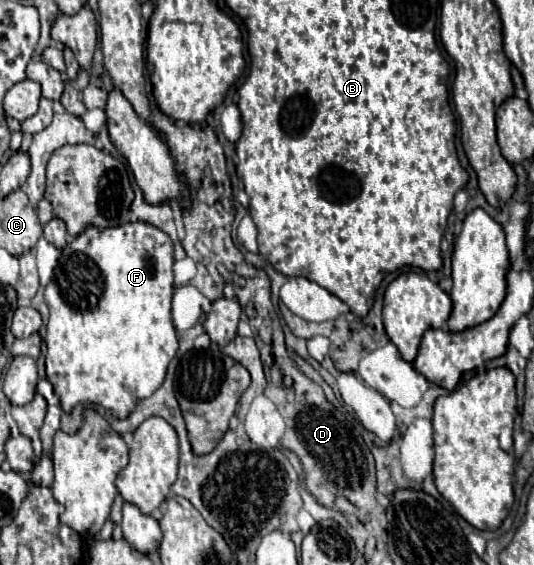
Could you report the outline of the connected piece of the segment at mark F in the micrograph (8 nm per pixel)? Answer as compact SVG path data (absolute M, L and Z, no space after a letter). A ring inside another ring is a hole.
M145 221L123 223L123 225L107 227L107 229L87 225L85 231L79 233L75 239L71 239L61 253L63 253L63 263L59 265L61 267L59 277L53 279L45 287L45 301L47 301L49 313L51 313L49 321L47 321L47 337L45 337L45 345L47 345L47 359L45 359L47 379L53 383L57 395L61 399L61 407L65 411L71 411L77 403L89 401L89 403L97 403L97 405L103 405L103 407L111 409L119 419L127 417L133 411L133 405L139 399L153 395L155 389L163 383L165 373L167 373L167 365L175 357L177 347L179 347L177 331L175 331L175 325L173 325L173 319L171 319L171 295L173 295L173 289L175 289L173 269L171 269L173 267L173 243L165 233L161 233L161 229L157 229L155 225L145 223Z

